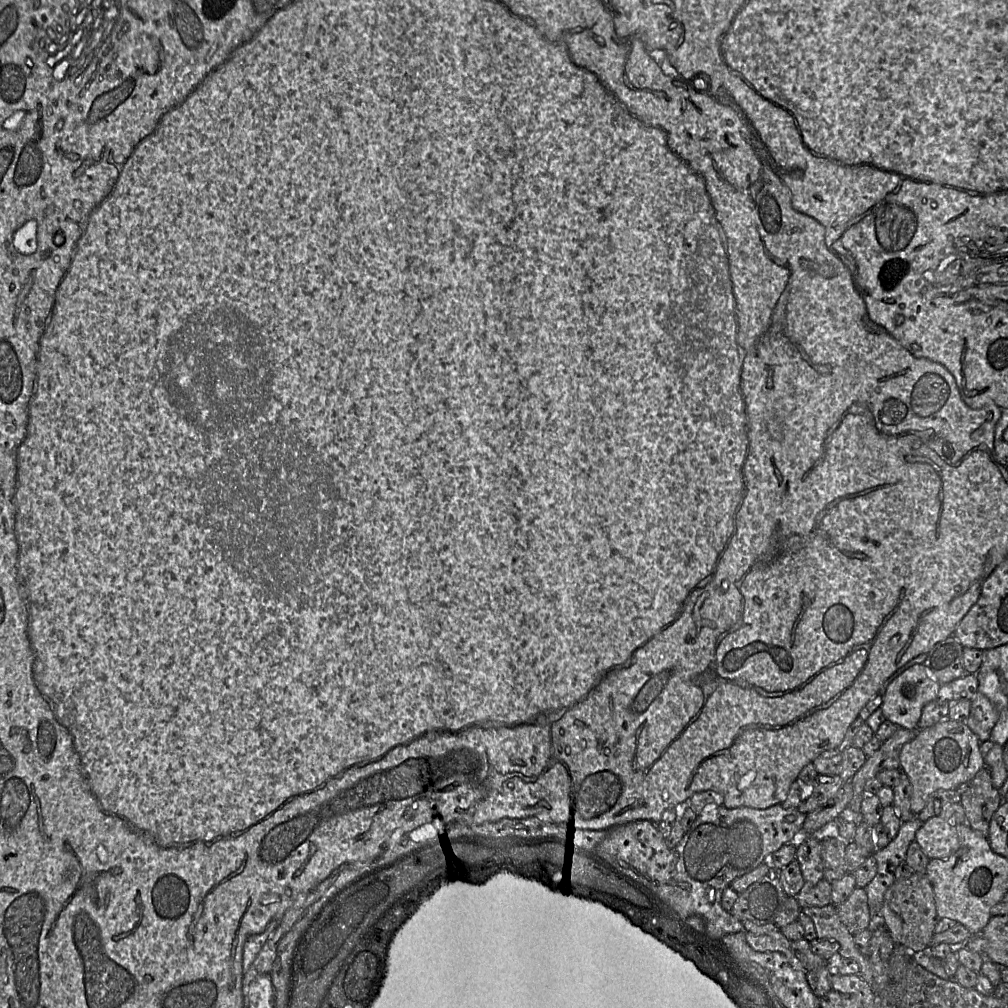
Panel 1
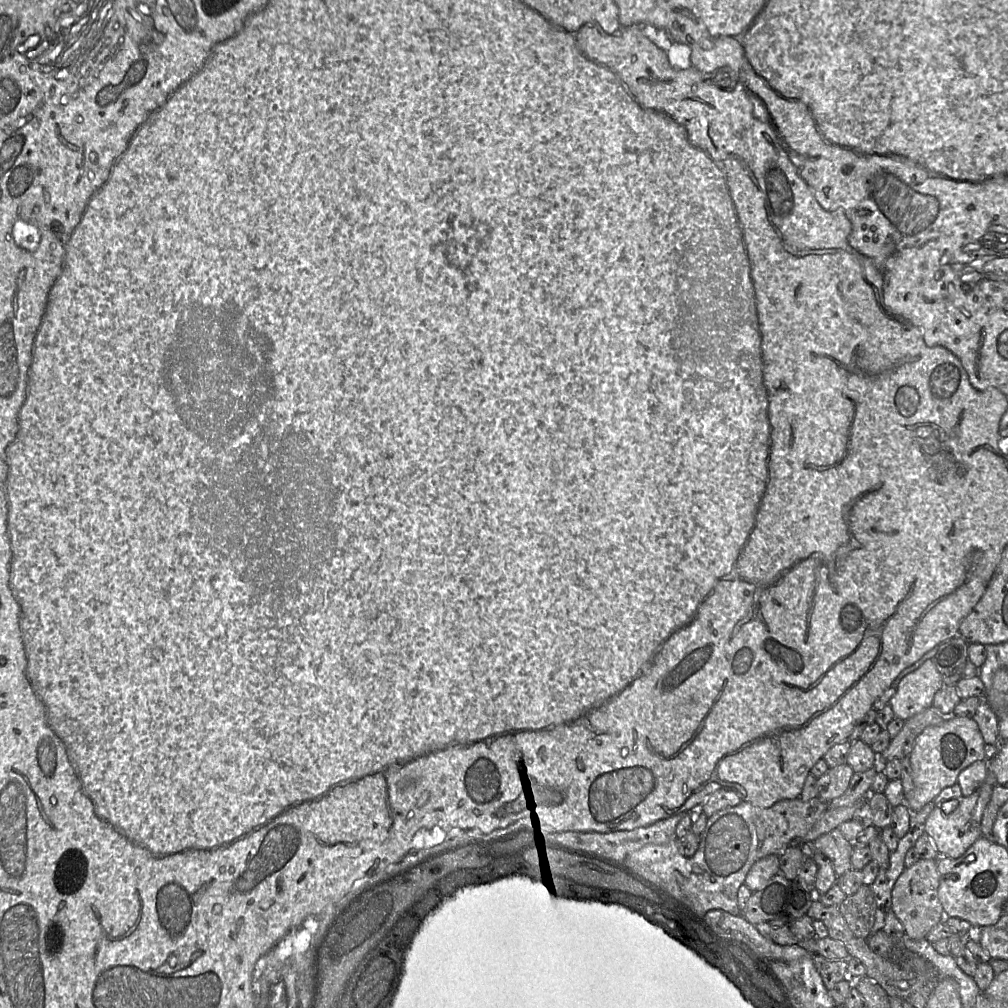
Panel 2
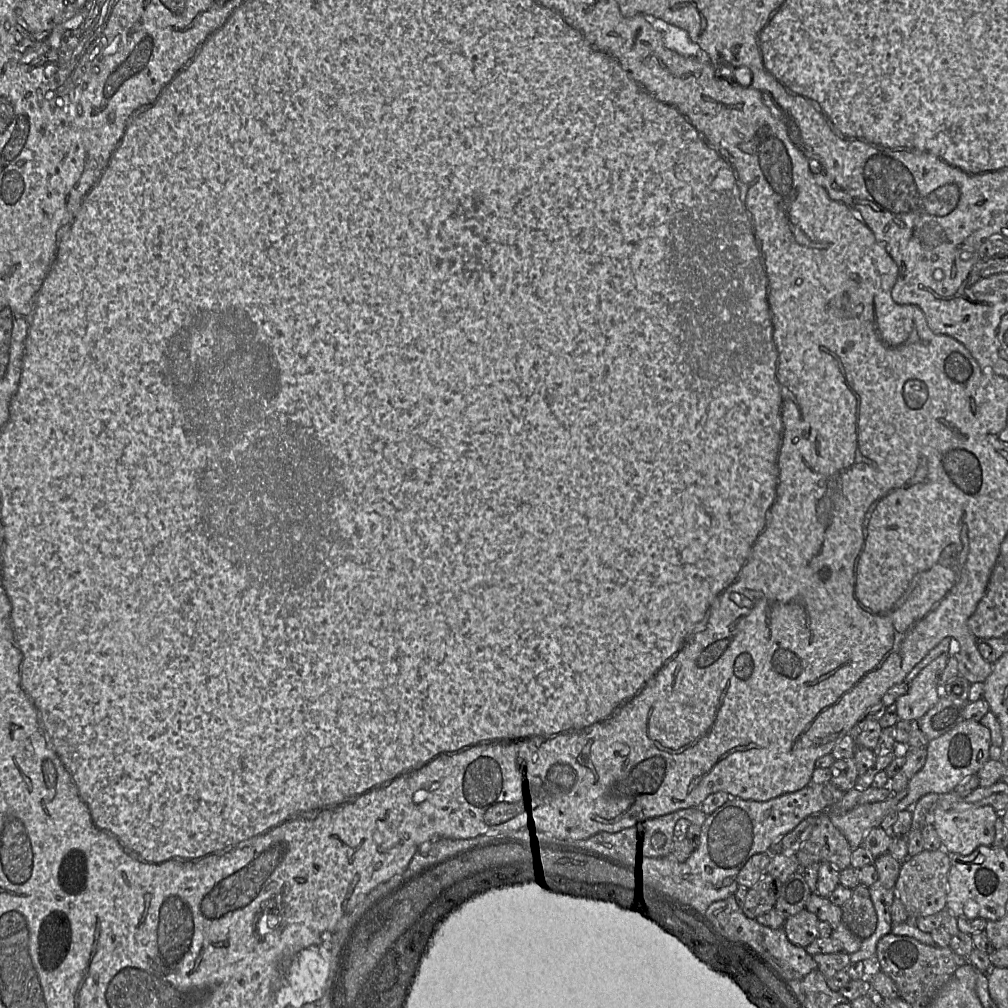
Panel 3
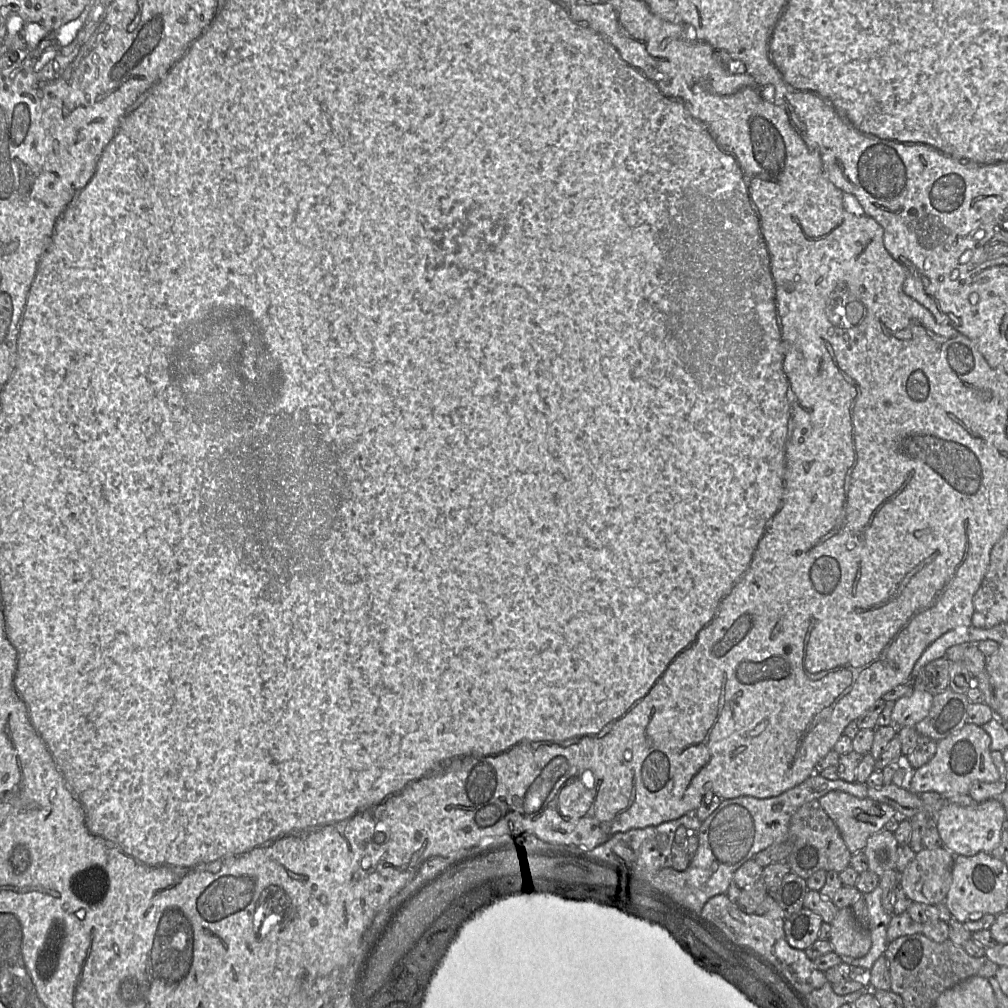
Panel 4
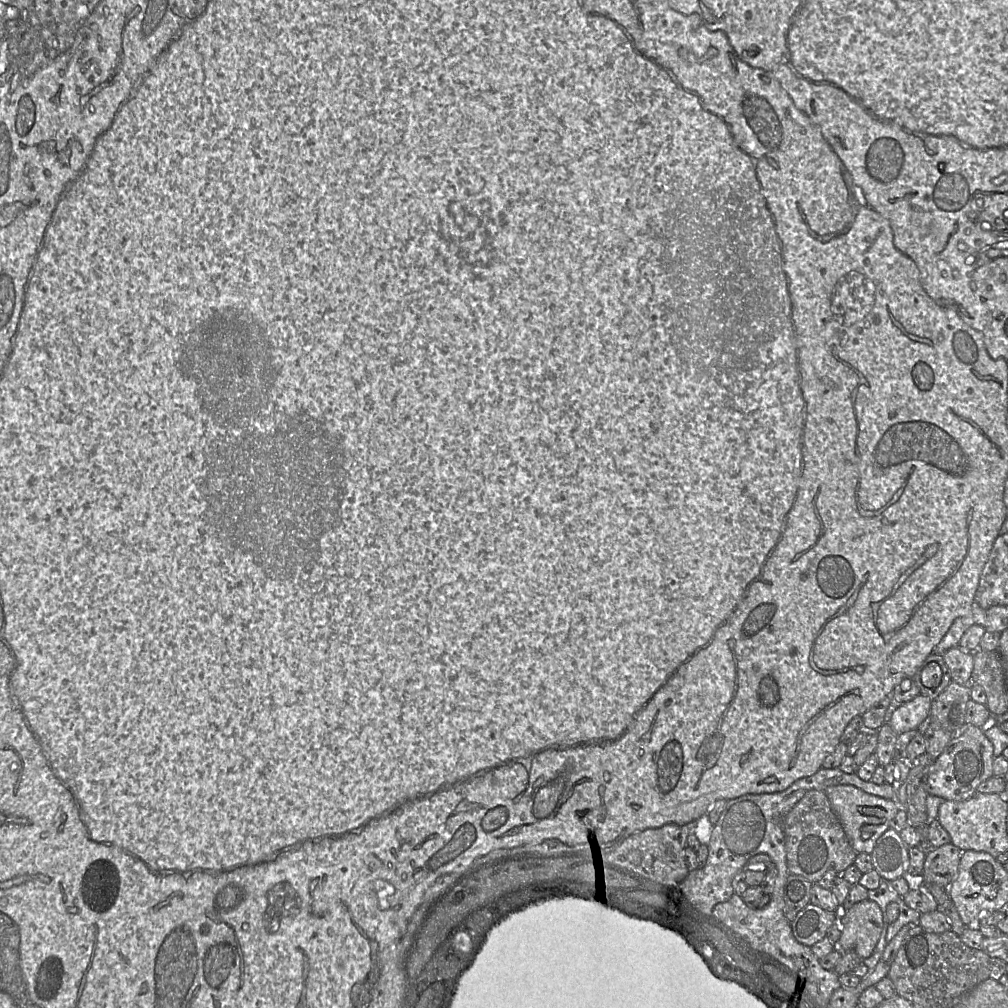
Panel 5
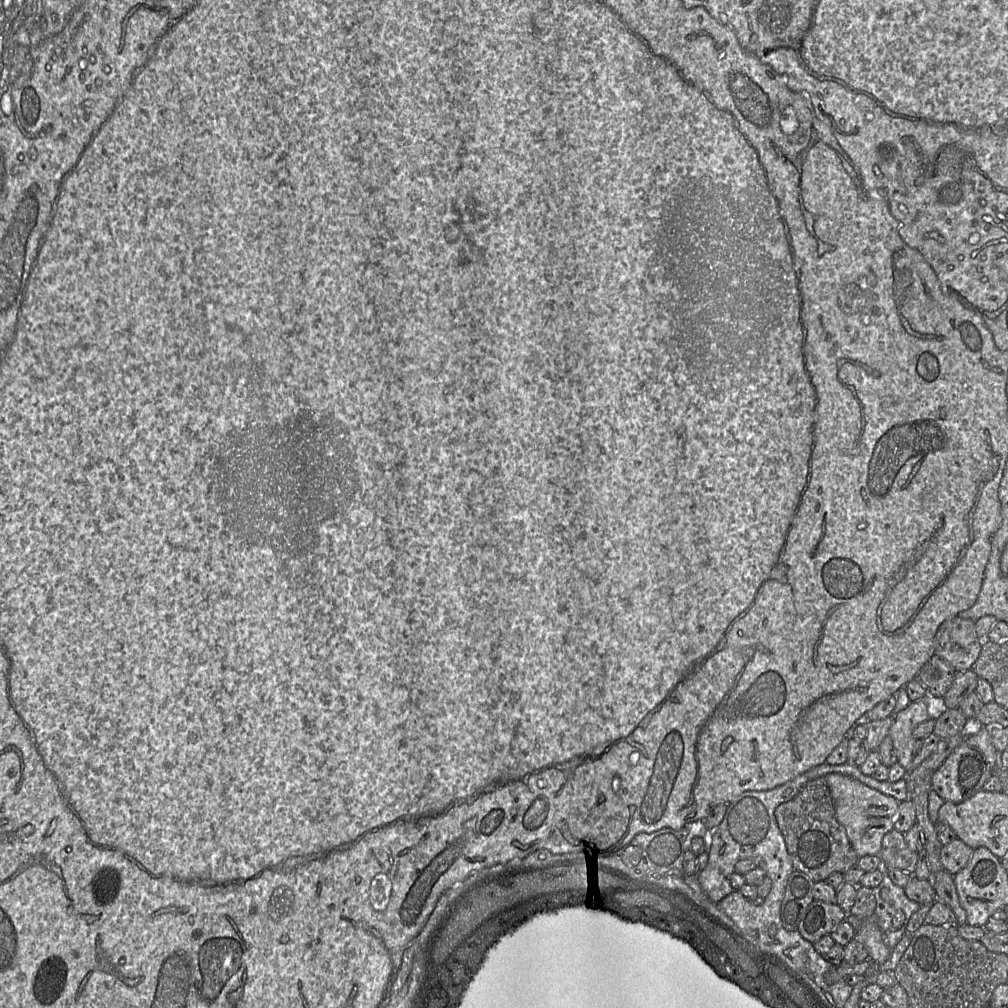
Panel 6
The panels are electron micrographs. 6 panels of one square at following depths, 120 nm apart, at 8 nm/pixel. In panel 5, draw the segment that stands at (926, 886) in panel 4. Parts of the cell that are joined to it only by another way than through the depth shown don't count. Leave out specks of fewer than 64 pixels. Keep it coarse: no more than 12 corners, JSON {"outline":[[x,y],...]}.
{"outline":[[952,843],[928,847],[924,884],[948,888],[962,851]]}

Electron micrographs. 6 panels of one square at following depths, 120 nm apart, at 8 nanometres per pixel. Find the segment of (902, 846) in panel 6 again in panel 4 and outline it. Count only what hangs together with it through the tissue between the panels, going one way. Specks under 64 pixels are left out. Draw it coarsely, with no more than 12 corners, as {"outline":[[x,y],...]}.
{"outline":[[885,828],[863,850],[868,870],[881,876],[896,869],[898,845]]}

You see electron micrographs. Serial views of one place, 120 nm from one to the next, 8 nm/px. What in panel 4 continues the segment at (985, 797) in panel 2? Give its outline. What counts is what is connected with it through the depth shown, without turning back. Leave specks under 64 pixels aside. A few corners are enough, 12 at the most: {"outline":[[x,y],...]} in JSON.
{"outline":[[999,799],[944,806],[943,847],[954,856],[991,853],[1001,841]]}

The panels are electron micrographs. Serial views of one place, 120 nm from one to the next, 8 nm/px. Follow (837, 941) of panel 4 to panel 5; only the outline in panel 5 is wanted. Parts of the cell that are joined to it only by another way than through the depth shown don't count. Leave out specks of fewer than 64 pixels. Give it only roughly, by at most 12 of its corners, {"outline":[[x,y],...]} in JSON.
{"outline":[[864,900],[840,909],[836,947],[862,959],[883,929],[879,905]]}

